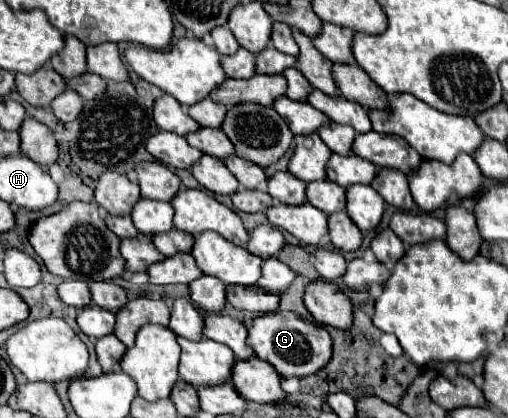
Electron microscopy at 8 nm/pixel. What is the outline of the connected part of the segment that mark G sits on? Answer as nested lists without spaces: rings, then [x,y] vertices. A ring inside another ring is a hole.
[[[274,312],[258,316],[248,328],[248,344],[256,356],[270,362],[282,376],[304,378],[322,370],[332,358],[332,340],[324,326],[304,320],[292,312]]]

